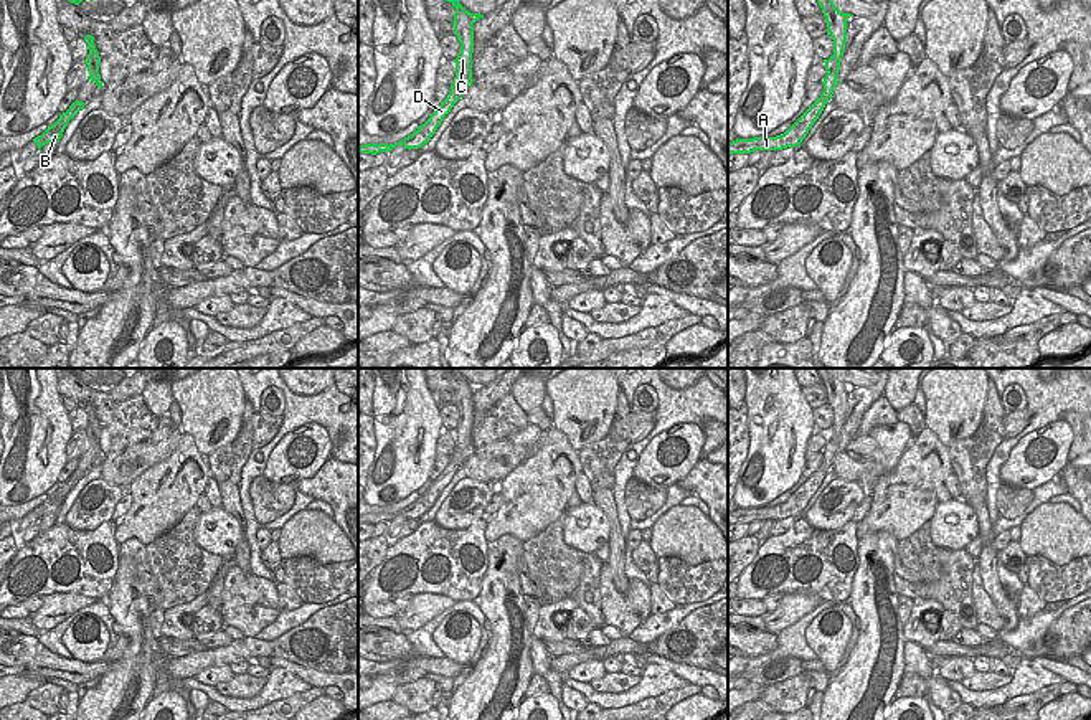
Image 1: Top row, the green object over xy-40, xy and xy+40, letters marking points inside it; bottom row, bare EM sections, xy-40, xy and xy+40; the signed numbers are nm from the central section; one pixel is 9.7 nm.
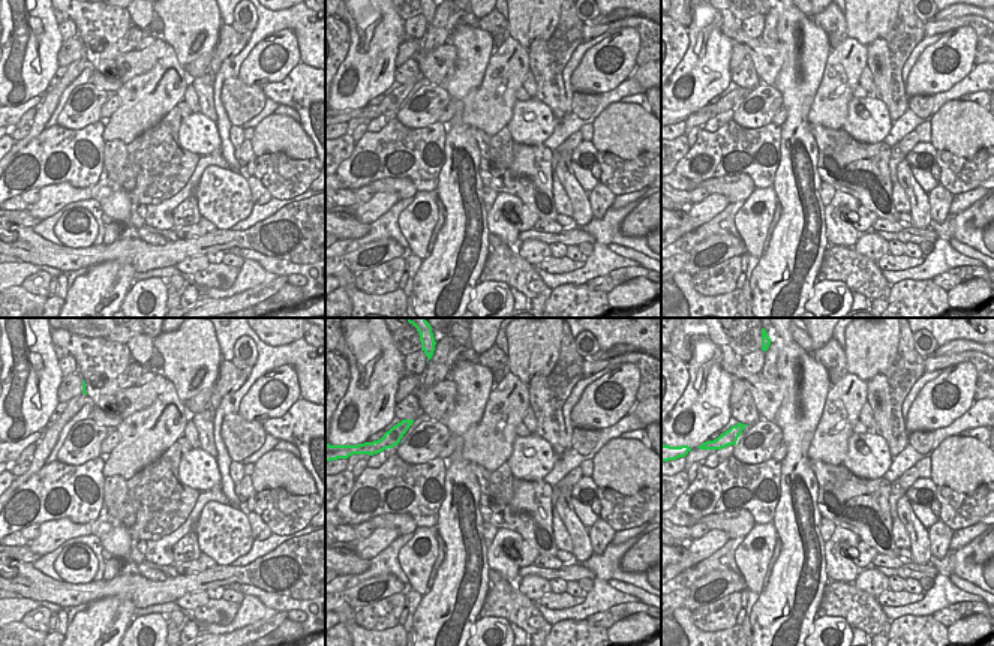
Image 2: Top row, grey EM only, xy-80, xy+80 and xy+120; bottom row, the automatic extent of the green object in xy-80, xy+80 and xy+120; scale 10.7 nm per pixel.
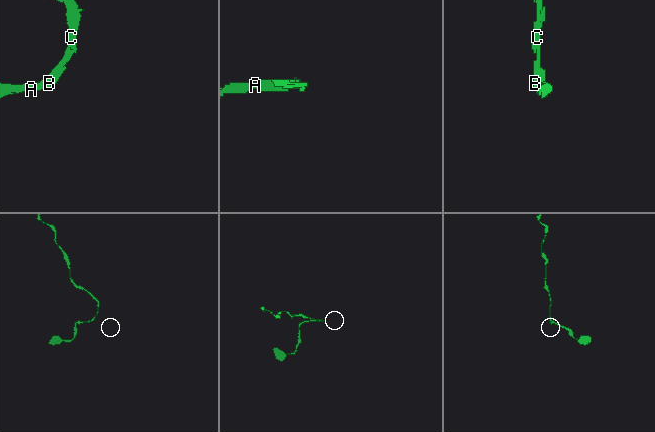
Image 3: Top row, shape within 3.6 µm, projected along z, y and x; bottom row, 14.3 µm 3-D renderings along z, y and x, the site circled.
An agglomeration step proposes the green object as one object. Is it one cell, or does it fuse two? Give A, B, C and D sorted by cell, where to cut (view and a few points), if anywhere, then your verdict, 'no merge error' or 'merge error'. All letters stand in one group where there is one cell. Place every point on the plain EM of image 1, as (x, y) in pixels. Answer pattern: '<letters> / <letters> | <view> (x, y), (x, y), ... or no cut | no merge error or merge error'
A B D / C | xy (454, 450), (462, 451), (464, 461) | merge error

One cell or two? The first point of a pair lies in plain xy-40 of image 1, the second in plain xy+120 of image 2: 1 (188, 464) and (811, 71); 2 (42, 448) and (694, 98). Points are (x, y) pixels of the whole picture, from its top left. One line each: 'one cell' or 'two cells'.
1: two cells
2: one cell

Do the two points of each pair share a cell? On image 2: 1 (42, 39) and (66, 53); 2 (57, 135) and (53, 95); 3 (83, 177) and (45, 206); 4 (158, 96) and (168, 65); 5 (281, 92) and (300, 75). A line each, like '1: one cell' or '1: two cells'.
1: two cells
2: two cells
3: two cells
4: one cell
5: one cell

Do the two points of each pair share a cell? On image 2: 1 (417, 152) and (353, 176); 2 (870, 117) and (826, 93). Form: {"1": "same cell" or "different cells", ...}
{"1": "same cell", "2": "different cells"}

